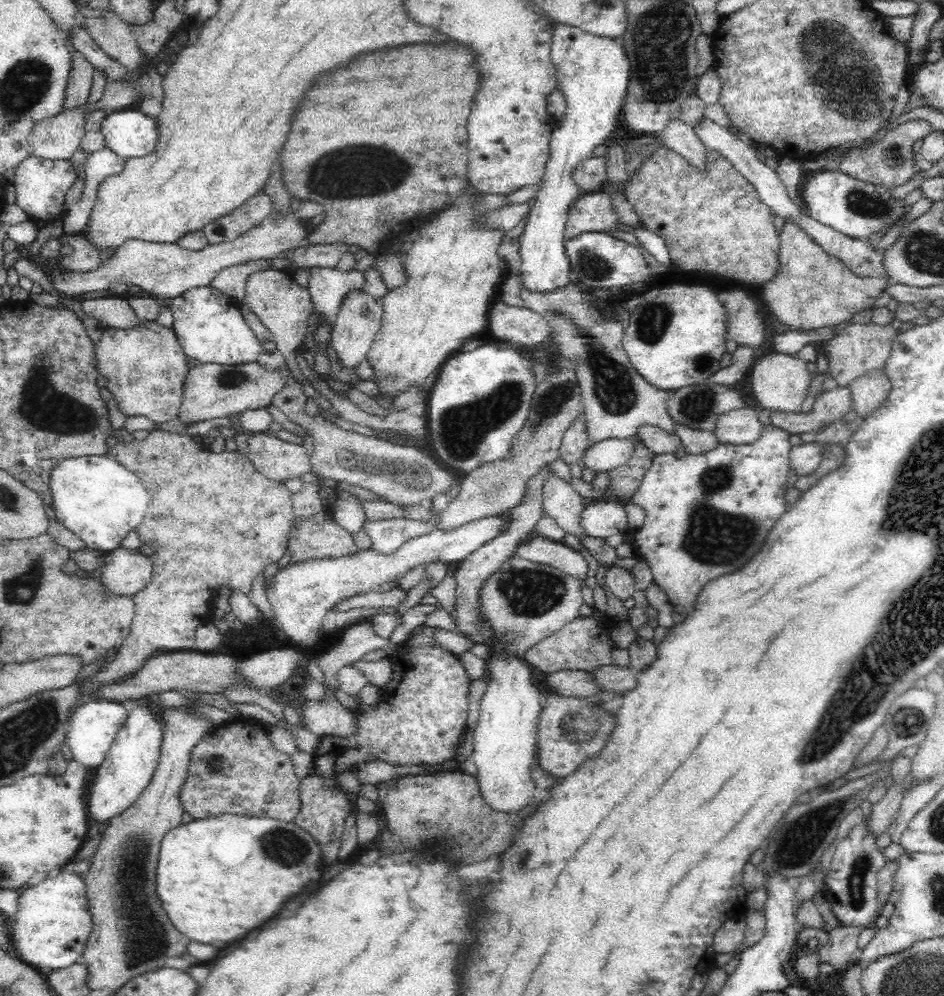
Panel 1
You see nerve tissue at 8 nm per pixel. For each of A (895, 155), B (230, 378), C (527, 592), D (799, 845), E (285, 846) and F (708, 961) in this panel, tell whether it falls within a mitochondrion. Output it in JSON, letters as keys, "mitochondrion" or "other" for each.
{"A":"mitochondrion","B":"mitochondrion","C":"mitochondrion","D":"mitochondrion","E":"mitochondrion","F":"other"}

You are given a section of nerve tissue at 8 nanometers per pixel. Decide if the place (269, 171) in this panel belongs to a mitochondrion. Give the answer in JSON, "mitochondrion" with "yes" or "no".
{"mitochondrion":"no"}

